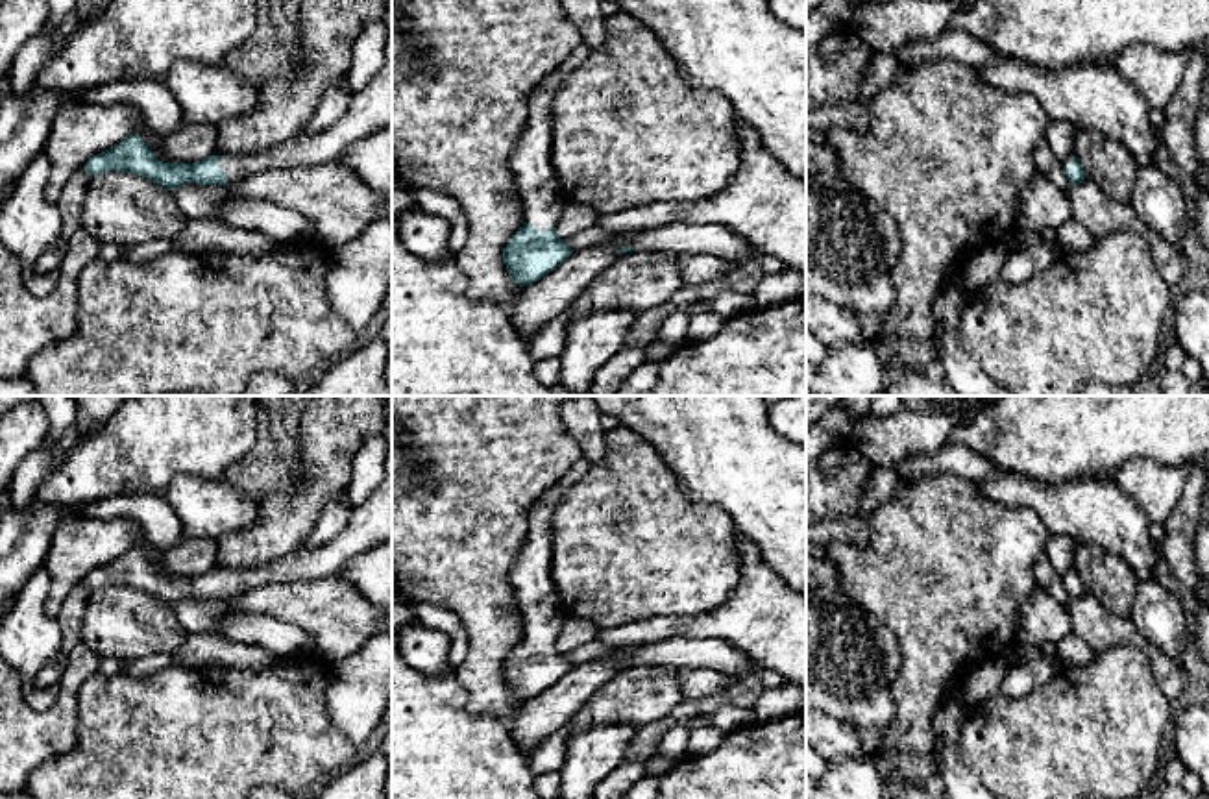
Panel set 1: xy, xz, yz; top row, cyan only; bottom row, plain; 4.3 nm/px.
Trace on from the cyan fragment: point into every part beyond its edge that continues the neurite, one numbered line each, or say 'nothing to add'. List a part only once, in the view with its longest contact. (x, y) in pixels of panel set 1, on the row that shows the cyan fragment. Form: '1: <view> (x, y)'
1: xy (370, 110)
2: xz (542, 198)

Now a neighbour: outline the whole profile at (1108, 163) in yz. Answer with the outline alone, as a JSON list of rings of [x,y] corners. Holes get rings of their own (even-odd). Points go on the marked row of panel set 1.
[[[1076,128],[1074,155],[1085,176],[1102,191],[1130,203],[1139,163],[1120,142],[1098,131]]]

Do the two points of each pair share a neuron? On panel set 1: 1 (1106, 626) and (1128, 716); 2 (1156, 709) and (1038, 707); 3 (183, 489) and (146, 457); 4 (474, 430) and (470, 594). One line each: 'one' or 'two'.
1: two
2: one
3: two
4: one

